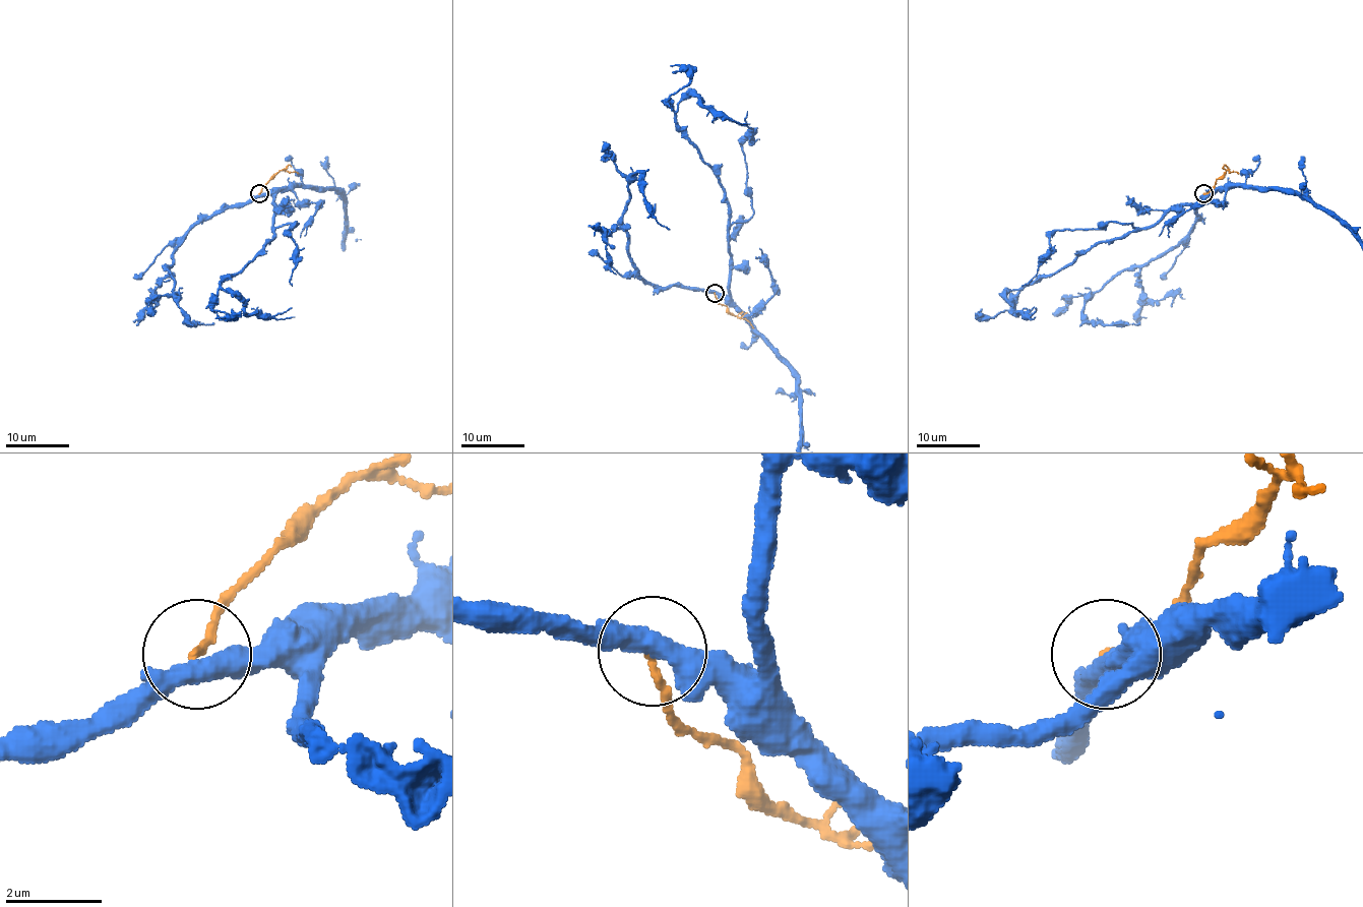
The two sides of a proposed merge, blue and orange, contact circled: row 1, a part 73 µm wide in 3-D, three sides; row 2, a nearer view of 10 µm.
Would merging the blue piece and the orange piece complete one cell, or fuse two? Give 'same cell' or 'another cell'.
another cell

